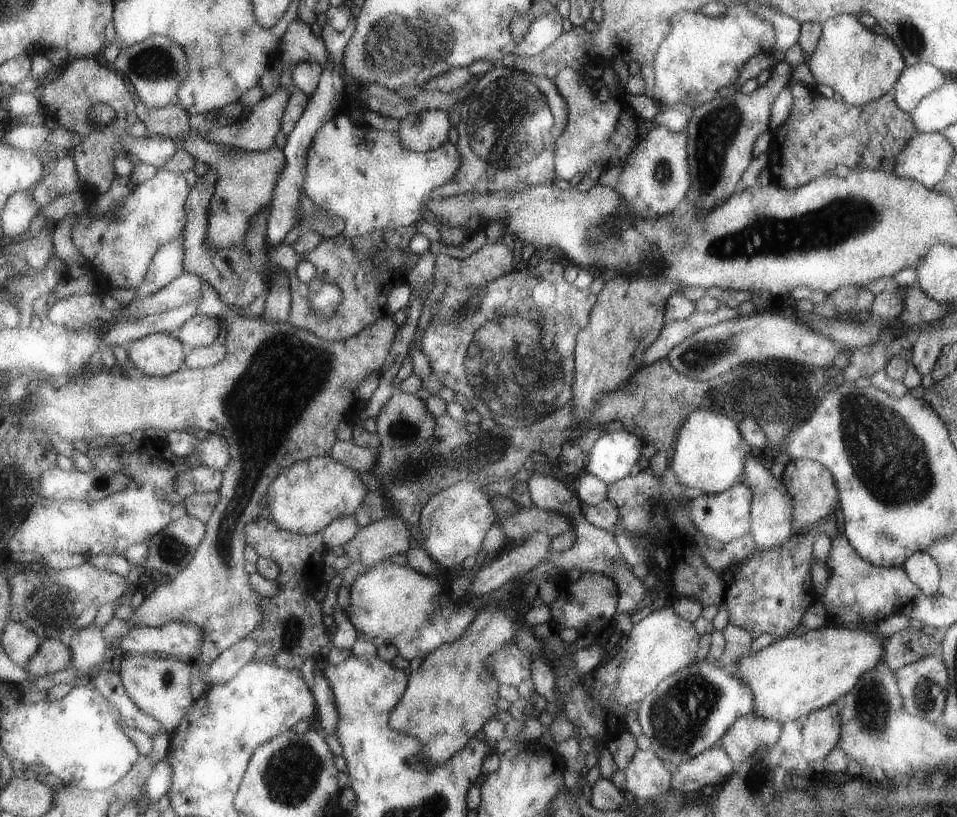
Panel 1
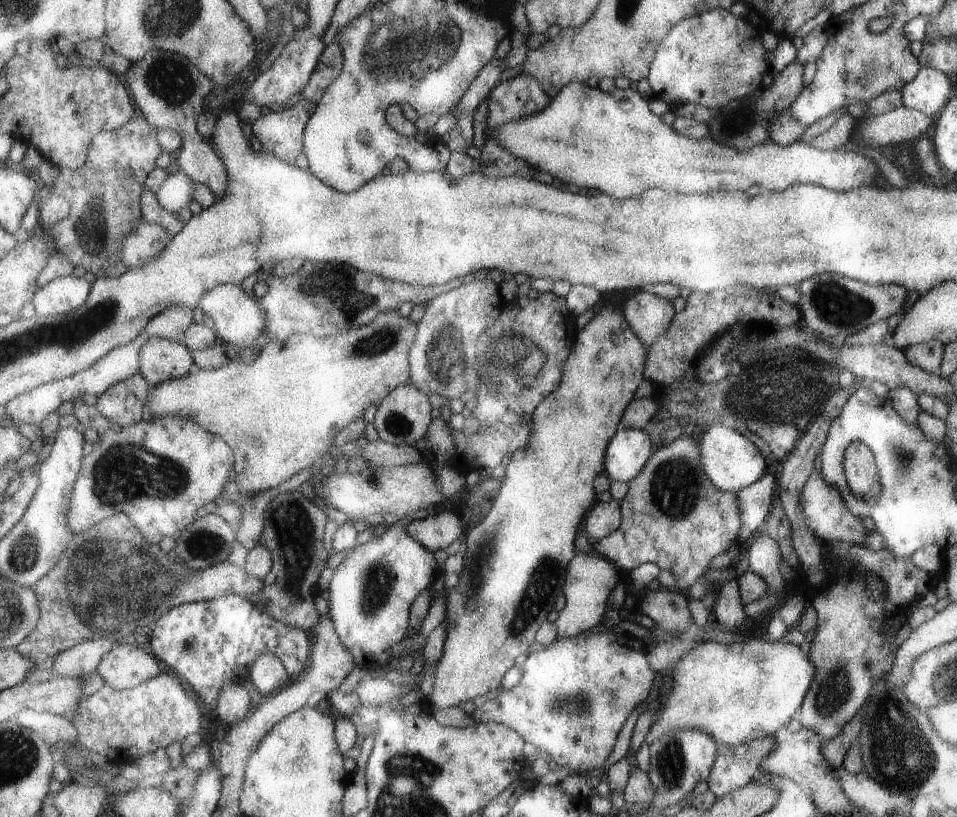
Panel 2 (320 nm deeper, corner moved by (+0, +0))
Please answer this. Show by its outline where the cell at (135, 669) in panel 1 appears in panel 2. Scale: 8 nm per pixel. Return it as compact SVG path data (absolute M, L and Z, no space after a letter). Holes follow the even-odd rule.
M125 641L101 659L96 670L113 688L128 689L154 679L161 672L159 662L147 647Z

